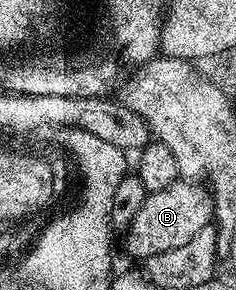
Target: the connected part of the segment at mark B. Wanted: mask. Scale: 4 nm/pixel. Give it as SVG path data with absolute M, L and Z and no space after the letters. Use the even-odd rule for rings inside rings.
M179 179L174 182L171 189L156 191L146 196L144 207L140 207L140 211L136 211L132 223L124 230L126 249L132 256L139 257L139 259L160 255L160 251L172 251L172 247L180 247L184 243L188 243L188 239L192 239L192 235L196 235L196 231L200 231L200 227L211 224L213 215L214 199L209 188L202 183L191 183L189 180Z

